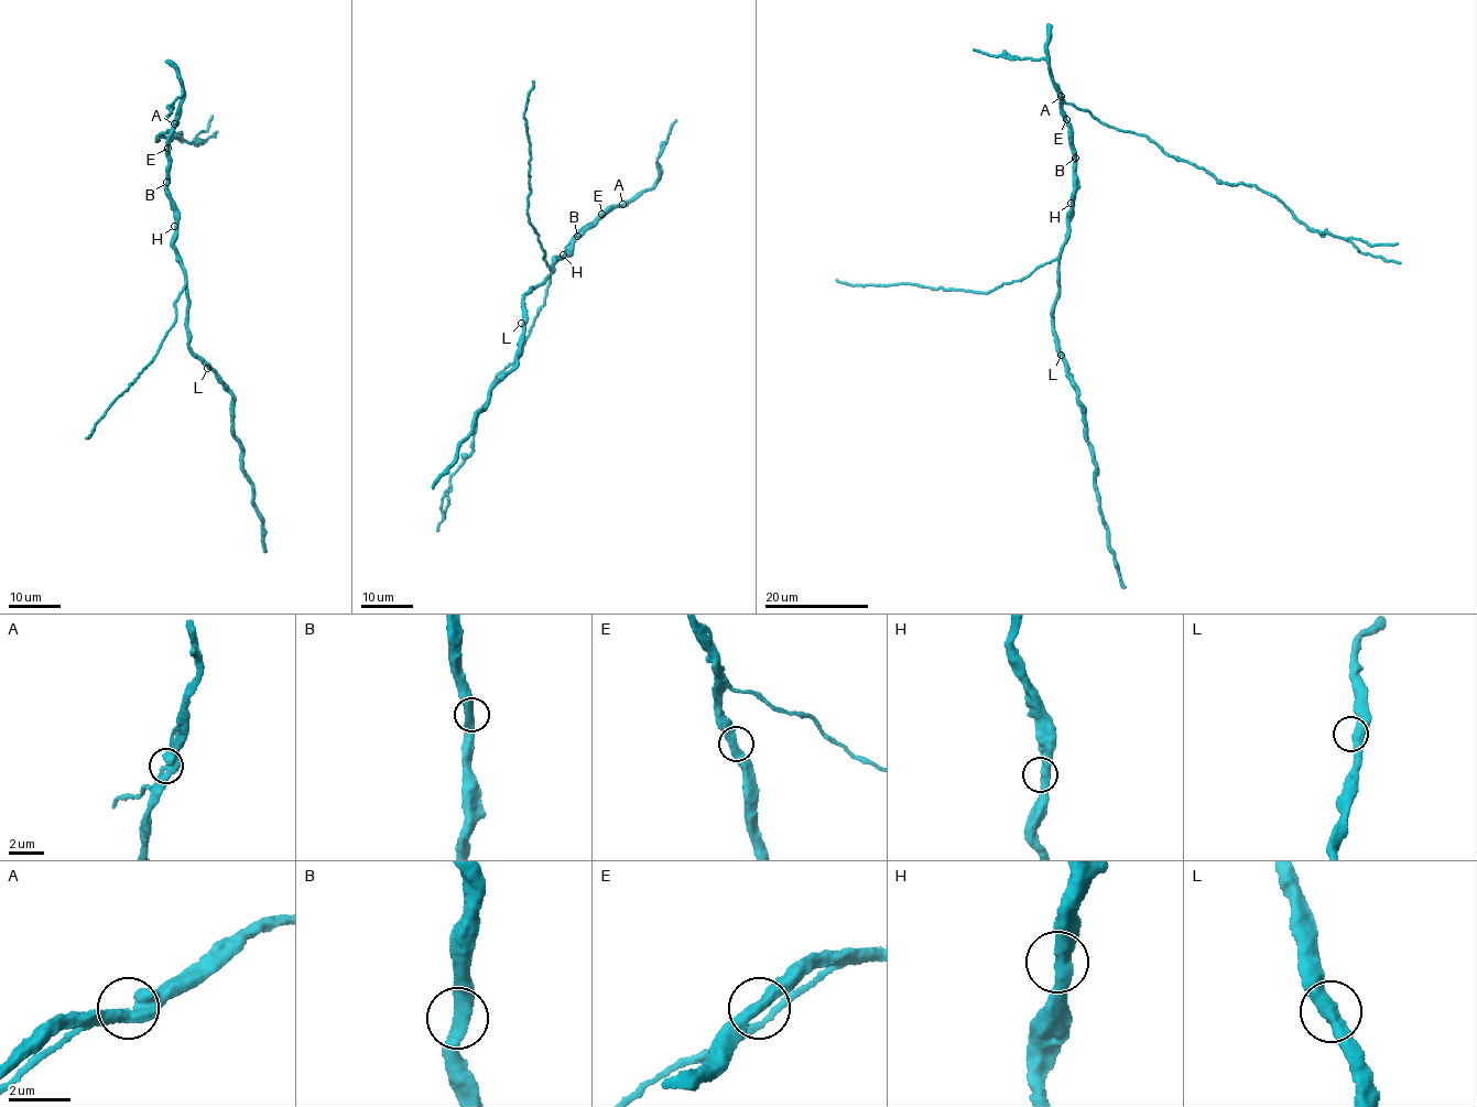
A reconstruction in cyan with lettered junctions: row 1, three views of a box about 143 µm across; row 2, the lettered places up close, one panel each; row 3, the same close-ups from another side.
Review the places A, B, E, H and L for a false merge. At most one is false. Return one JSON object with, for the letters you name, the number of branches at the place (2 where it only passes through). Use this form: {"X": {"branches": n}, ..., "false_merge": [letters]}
{"false_merge": []}

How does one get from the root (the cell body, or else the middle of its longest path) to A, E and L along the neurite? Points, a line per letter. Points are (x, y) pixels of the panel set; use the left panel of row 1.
A: (167, 183), (167, 143), (174, 123)
E: (167, 183), (167, 148)
L: (167, 183), (167, 197), (175, 216), (174, 252), (184, 274), (188, 301), (188, 349), (207, 368)

